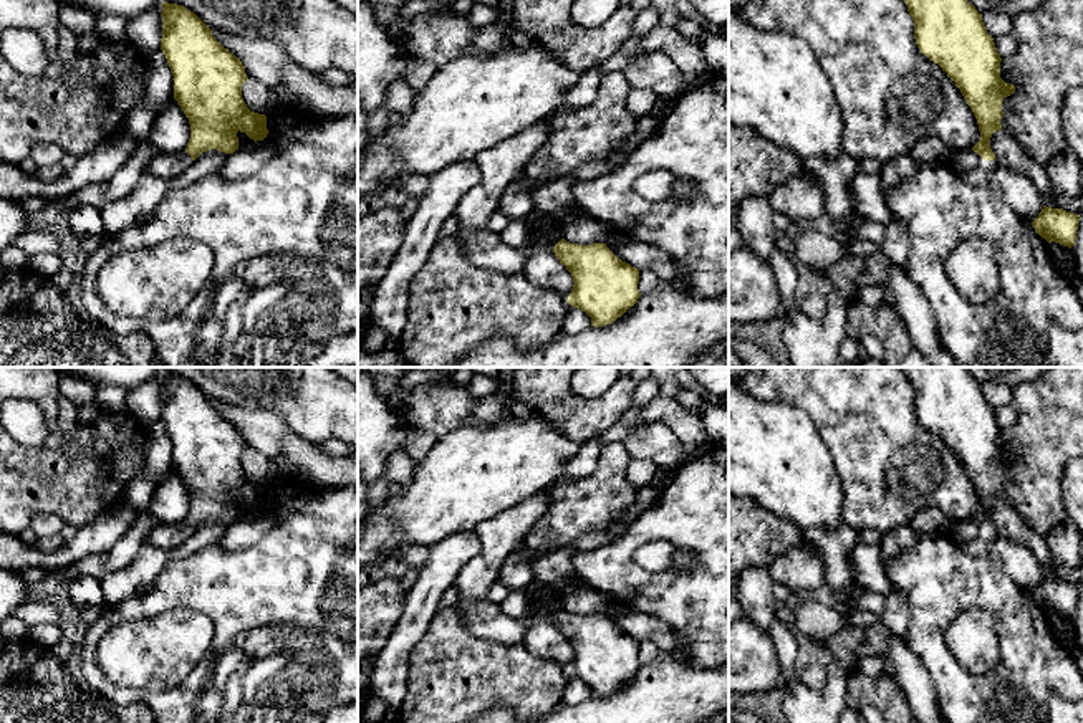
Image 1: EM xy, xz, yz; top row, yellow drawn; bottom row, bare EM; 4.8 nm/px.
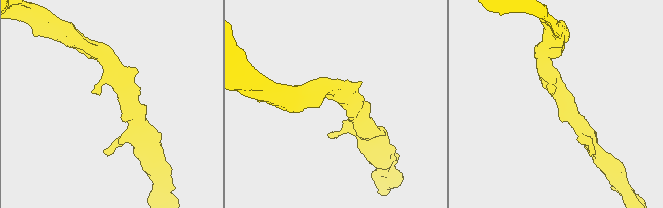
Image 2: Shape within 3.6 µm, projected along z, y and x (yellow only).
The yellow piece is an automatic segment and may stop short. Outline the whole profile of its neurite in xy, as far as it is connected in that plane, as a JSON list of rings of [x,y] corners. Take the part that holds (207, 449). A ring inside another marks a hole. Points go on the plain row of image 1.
[[[162,372],[161,387],[161,420],[174,447],[174,470],[189,490],[190,510],[182,523],[154,524],[146,543],[164,551],[174,551],[202,523],[217,520],[233,524],[238,520],[238,501],[257,513],[267,508],[268,500],[267,486],[250,481],[242,468],[242,455],[248,452],[242,432],[215,410],[212,400],[182,376]]]

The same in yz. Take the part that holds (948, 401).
[[[902,367],[914,390],[916,415],[955,453],[970,476],[980,511],[964,523],[952,523],[949,534],[960,544],[997,538],[990,508],[1002,500],[1002,472],[1015,463],[1000,448],[1000,425],[987,404],[982,384],[965,367]]]

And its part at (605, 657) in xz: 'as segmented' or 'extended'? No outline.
extended

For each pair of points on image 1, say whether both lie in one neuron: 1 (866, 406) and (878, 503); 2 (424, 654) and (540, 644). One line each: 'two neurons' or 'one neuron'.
1: one neuron
2: two neurons

